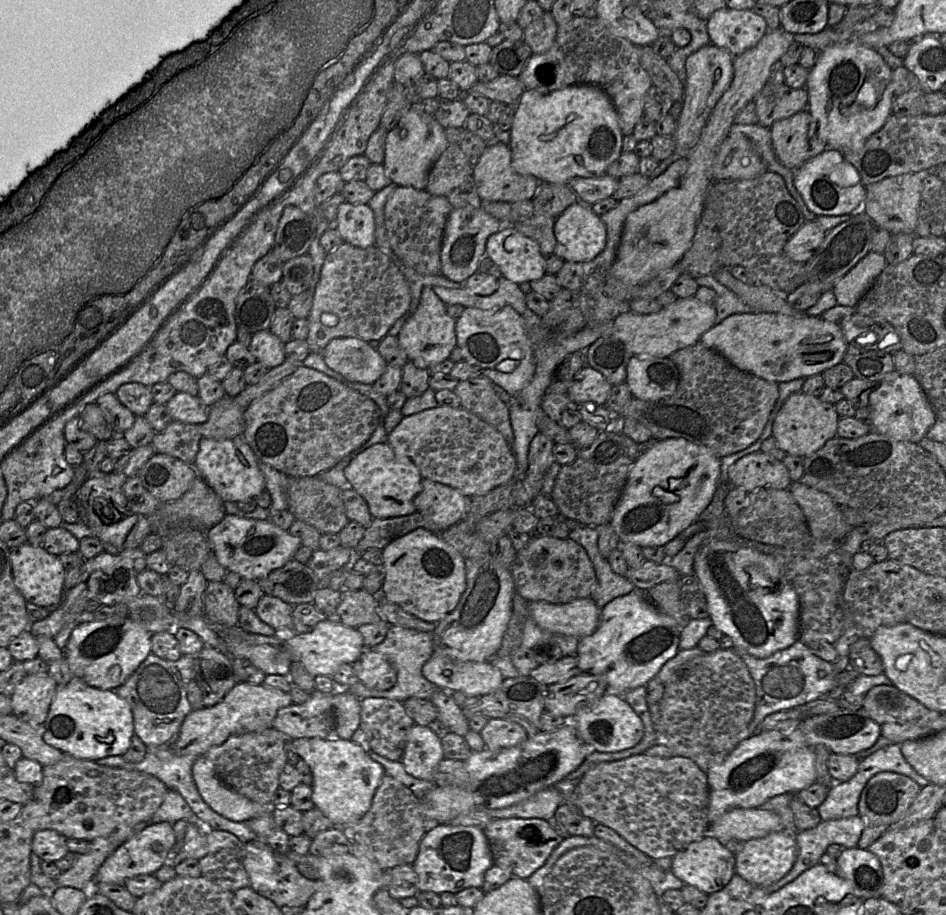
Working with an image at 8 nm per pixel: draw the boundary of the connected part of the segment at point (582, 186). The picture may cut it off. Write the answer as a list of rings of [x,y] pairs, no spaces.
[[[607,173],[592,178],[574,177],[567,183],[579,200],[587,205],[612,197],[618,188],[618,184],[619,179]]]

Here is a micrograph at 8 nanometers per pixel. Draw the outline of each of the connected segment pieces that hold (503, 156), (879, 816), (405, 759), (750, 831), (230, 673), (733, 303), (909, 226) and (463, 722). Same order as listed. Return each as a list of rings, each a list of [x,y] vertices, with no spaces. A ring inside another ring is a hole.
[[[502,142],[486,147],[472,173],[482,201],[530,200],[543,183],[535,176],[516,172],[511,163],[511,149]]]
[[[880,772],[868,781],[861,793],[859,815],[869,825],[893,825],[906,815],[921,789],[908,776]]]
[[[413,723],[400,759],[406,772],[415,778],[433,781],[434,768],[443,758],[441,737],[429,726]]]
[[[733,808],[712,822],[705,836],[713,836],[722,844],[728,840],[745,842],[781,831],[778,815],[762,808]]]
[[[203,645],[203,648],[197,654],[187,656],[193,657],[193,680],[197,683],[201,691],[202,704],[204,708],[212,707],[218,704],[232,688],[239,683],[245,682],[248,675],[259,673],[259,670],[247,659],[241,657],[228,657],[226,654],[218,651],[217,649],[205,645]]]
[[[714,275],[697,278],[698,285],[715,291],[713,305],[716,309],[715,324],[720,324],[734,314],[753,313],[754,309],[745,304],[734,292],[722,285]]]
[[[927,171],[901,174],[866,186],[865,209],[874,225],[888,230],[891,234],[915,234],[923,179],[927,175]]]
[[[437,688],[433,695],[429,698],[437,709],[437,719],[444,729],[455,734],[464,736],[471,729],[469,727],[469,719],[454,700],[452,692]]]

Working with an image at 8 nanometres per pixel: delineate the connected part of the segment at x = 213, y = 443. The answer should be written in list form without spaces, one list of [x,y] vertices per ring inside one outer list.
[[[243,436],[230,439],[202,439],[193,466],[198,476],[205,480],[223,502],[256,500],[266,489],[258,459]]]

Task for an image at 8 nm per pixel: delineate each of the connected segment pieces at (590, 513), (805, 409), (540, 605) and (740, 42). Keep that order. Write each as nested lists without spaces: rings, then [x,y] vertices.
[[[621,456],[608,464],[598,464],[578,457],[573,463],[562,465],[551,494],[559,513],[590,527],[609,523],[634,462],[627,456]]]
[[[800,391],[791,394],[782,404],[773,423],[772,436],[786,454],[807,457],[837,435],[839,420],[834,404]]]
[[[591,596],[563,604],[530,601],[528,609],[533,620],[543,630],[578,639],[594,633],[601,612]]]
[[[752,9],[716,10],[706,20],[712,44],[726,49],[734,57],[754,47],[768,31],[766,20]]]

